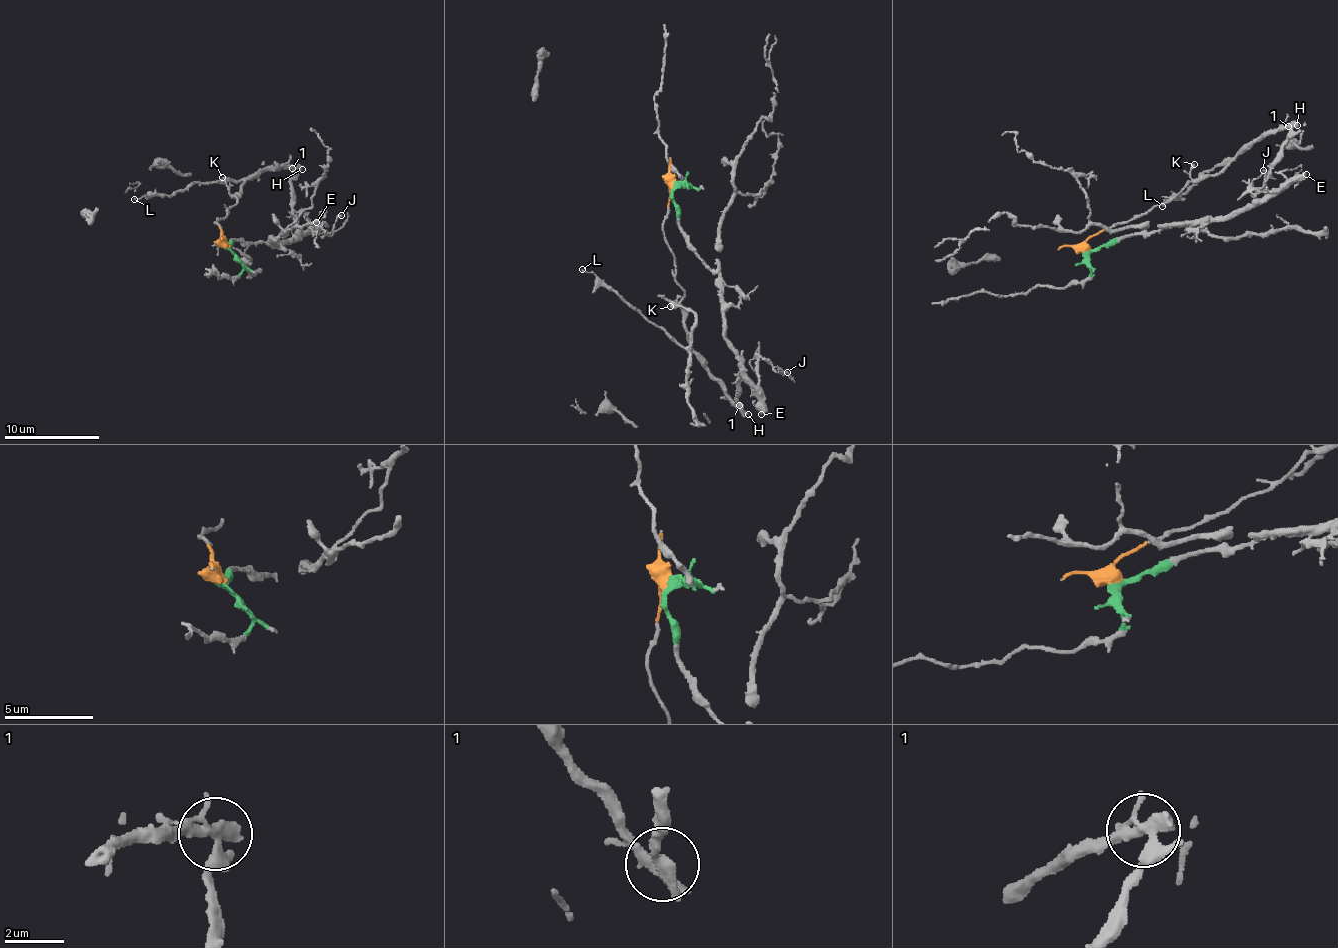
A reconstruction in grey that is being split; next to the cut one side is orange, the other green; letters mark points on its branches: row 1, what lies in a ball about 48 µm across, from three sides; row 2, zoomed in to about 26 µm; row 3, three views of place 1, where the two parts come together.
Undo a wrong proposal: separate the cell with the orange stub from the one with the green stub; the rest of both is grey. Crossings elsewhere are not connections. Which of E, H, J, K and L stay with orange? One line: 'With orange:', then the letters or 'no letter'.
With orange: H, K, L

